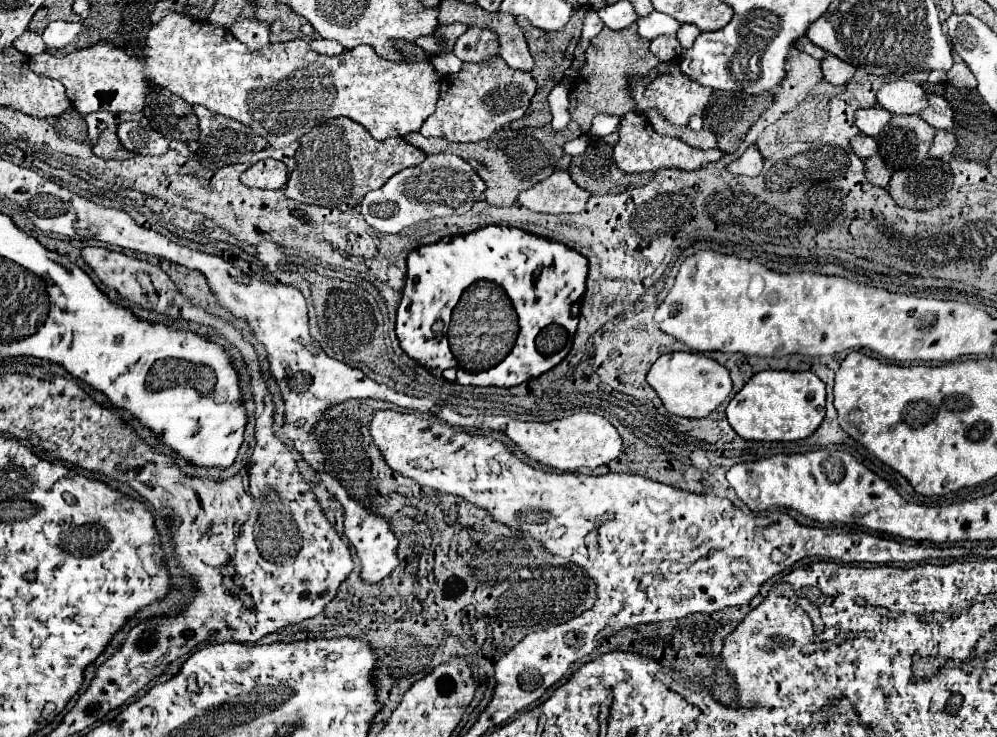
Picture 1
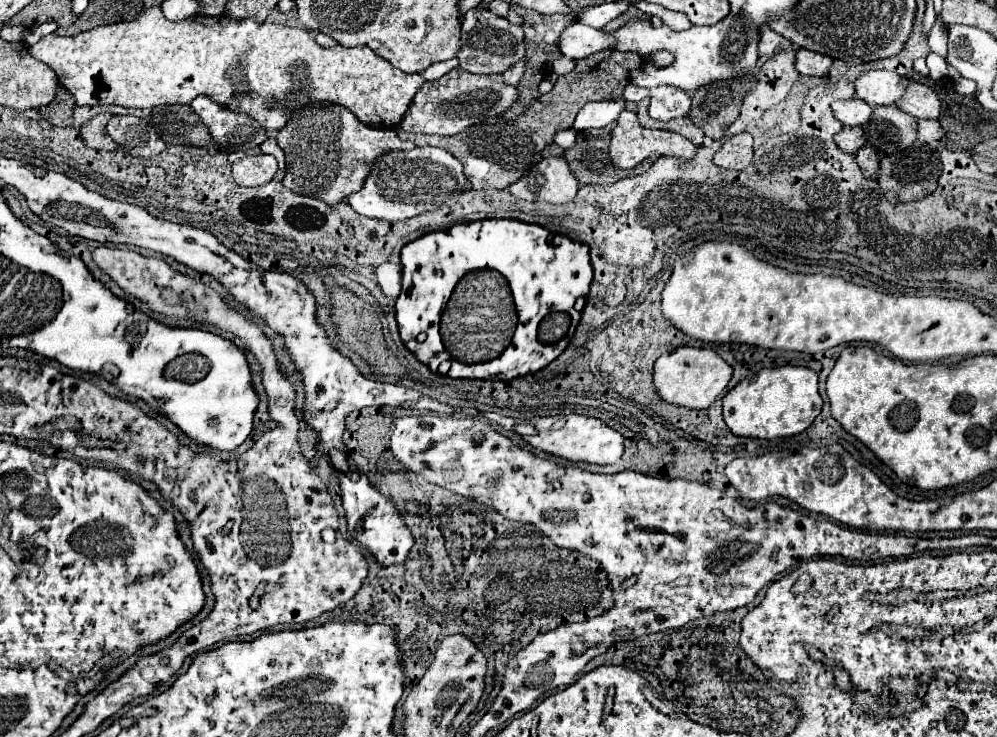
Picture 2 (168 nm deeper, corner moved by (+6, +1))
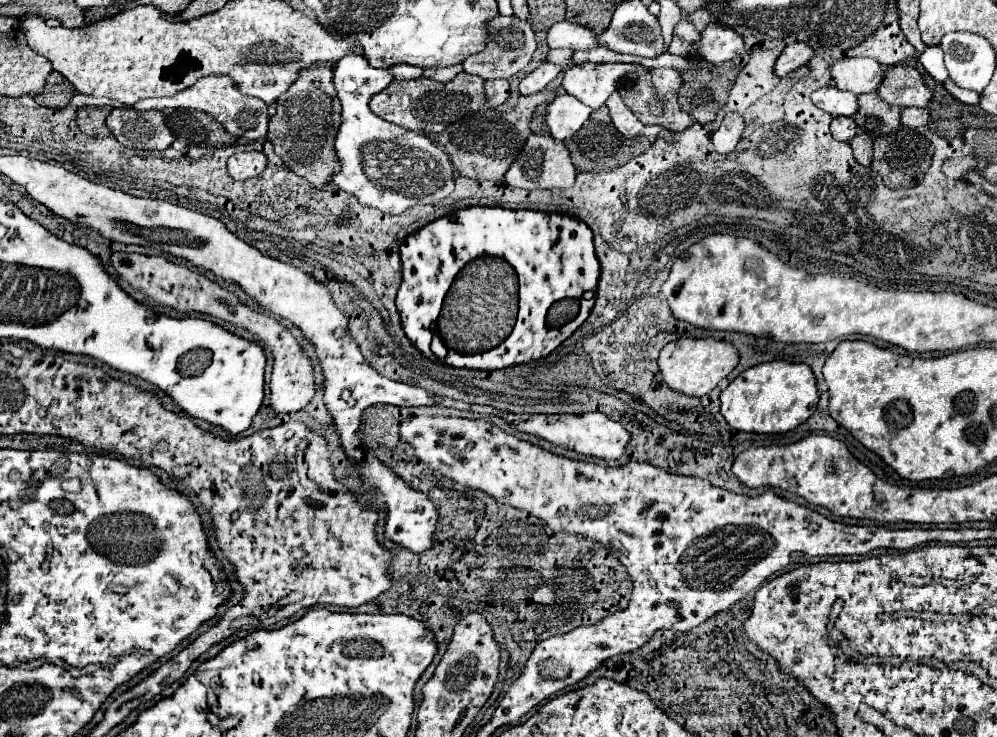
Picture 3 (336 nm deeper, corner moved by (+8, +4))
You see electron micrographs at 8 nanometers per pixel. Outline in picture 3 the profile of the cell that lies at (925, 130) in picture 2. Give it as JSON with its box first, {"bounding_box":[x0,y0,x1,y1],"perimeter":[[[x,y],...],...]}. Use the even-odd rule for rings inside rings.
{"bounding_box":[901,108,929,128],"perimeter":[[[903,108],[901,122],[909,128],[919,128],[929,124],[929,112],[925,108]]]}

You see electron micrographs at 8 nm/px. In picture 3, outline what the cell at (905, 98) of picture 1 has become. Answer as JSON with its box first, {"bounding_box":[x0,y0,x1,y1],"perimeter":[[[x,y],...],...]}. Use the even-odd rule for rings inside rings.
{"bounding_box":[831,58,885,94],"perimeter":[[[843,58],[831,68],[835,86],[853,94],[877,92],[881,80],[885,80],[883,66],[871,58]]]}

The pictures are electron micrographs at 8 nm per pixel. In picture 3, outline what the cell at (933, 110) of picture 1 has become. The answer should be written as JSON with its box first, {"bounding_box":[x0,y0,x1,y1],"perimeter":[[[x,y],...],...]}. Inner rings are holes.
{"bounding_box":[877,66,931,108],"perimeter":[[[893,66],[891,70],[885,70],[885,80],[877,94],[887,104],[899,108],[925,108],[931,102],[931,90],[923,84],[921,74],[913,66]]]}

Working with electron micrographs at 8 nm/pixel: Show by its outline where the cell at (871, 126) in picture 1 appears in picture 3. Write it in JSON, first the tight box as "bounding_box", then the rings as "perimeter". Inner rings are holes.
{"bounding_box":[811,86,859,116],"perimeter":[[[827,86],[827,88],[813,92],[811,100],[813,100],[813,104],[817,104],[821,110],[829,112],[831,116],[853,116],[853,112],[859,110],[857,96],[851,92],[843,92],[835,86]]]}

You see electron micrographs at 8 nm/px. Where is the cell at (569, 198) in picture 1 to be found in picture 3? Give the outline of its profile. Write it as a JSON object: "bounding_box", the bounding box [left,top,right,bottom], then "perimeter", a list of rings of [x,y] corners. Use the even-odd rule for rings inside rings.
{"bounding_box":[505,134,577,190],"perimeter":[[[531,134],[521,154],[505,174],[505,182],[511,184],[513,188],[523,188],[523,190],[565,190],[575,184],[575,174],[577,172],[571,164],[569,150],[563,142],[557,142],[547,134]]]}

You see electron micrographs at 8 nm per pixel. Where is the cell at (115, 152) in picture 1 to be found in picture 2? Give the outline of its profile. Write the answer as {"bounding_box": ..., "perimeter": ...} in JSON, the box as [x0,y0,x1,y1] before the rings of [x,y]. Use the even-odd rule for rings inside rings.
{"bounding_box":[81,113,119,151],"perimeter":[[[101,113],[95,115],[93,119],[85,121],[81,125],[81,137],[85,141],[87,147],[95,147],[95,149],[109,149],[115,151],[119,145],[113,143],[113,139],[107,135],[107,121],[111,119],[111,113]]]}

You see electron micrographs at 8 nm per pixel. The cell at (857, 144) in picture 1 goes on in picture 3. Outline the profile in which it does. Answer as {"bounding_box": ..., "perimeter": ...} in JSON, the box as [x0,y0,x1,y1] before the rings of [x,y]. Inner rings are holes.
{"bounding_box":[831,118,857,142],"perimeter":[[[833,118],[831,122],[831,134],[839,142],[851,142],[857,134],[857,124],[853,118]]]}

